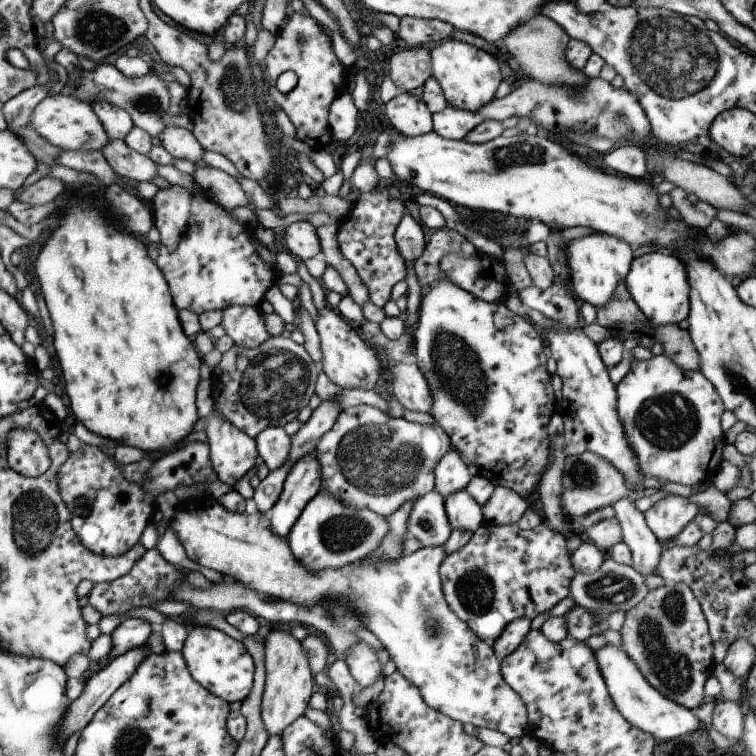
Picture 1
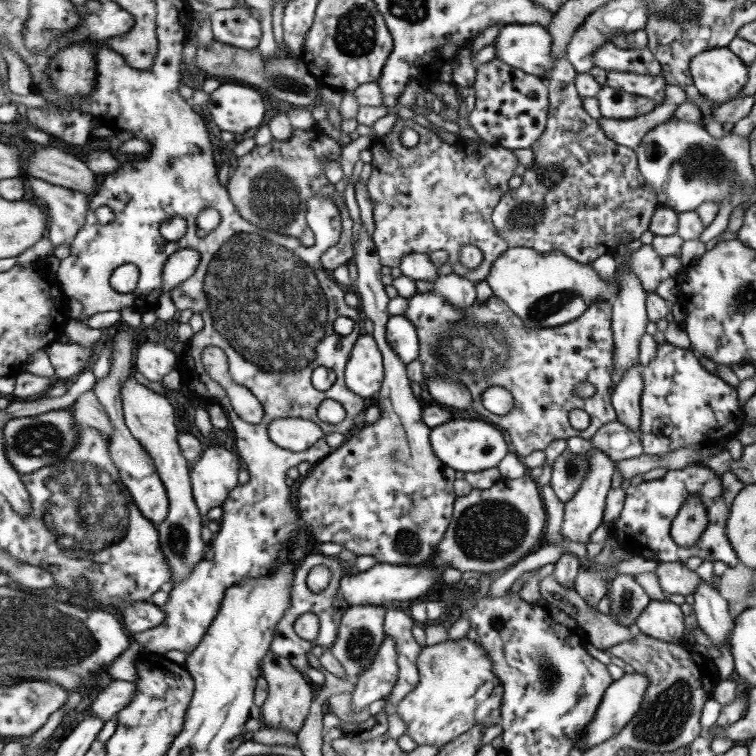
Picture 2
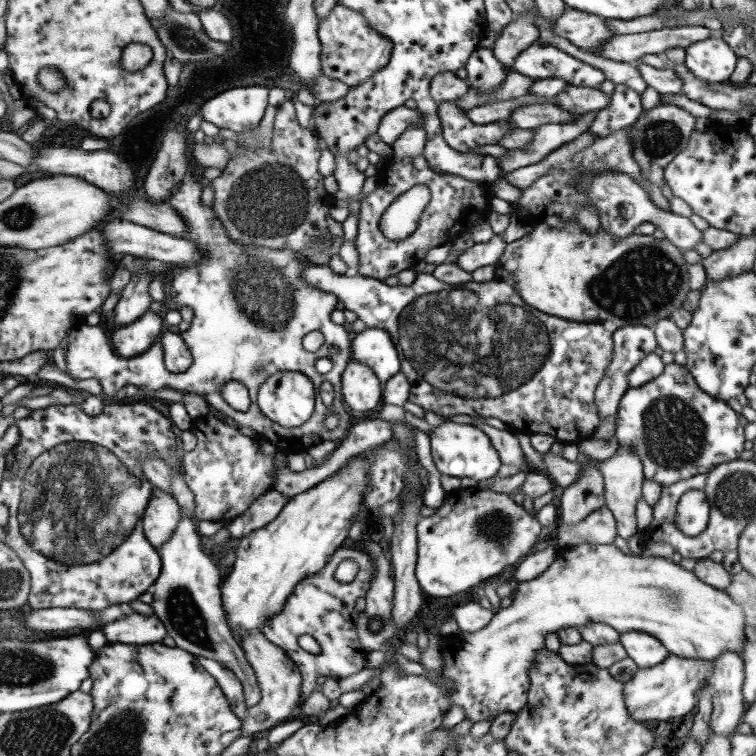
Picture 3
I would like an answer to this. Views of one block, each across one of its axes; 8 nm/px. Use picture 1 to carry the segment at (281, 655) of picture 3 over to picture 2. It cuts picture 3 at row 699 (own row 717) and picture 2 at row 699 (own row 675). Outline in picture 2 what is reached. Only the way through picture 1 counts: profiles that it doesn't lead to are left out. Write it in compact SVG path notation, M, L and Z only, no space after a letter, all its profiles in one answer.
M269 652L263 658L263 676L269 680L269 698L267 704L263 706L263 722L267 728L275 728L275 730L285 730L291 732L295 736L299 736L305 728L307 716L311 714L311 706L313 706L313 686L307 682L307 676L297 670L297 666L285 658L285 656L277 656L275 652Z

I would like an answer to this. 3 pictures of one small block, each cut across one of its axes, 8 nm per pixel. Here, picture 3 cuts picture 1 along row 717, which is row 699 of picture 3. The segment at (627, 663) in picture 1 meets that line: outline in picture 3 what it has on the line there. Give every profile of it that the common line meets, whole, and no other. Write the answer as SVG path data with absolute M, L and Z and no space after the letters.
M667 656L655 666L637 666L635 674L627 682L623 682L621 696L633 722L653 726L653 722L659 720L683 718L697 702L697 688L701 688L701 684L709 680L711 674L713 670L709 670L709 664L705 662Z

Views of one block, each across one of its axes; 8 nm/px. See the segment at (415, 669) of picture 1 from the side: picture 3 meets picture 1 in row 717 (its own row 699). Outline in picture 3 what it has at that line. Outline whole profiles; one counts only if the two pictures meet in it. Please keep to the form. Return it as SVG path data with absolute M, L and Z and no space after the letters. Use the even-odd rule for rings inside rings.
M579 544L573 550L565 552L565 556L555 558L553 564L535 580L521 582L517 592L511 594L513 602L509 608L499 608L499 612L477 632L461 632L455 638L443 642L441 646L441 668L427 668L417 660L401 658L403 670L407 674L419 676L435 684L447 698L451 706L459 706L465 712L465 720L471 724L497 718L503 712L515 714L527 702L529 692L529 678L527 668L531 666L531 656L541 650L543 634L557 632L561 628L577 628L581 630L589 622L605 622L611 628L621 632L647 632L657 638L669 656L697 660L697 662L713 662L721 652L741 654L743 644L743 626L745 614L743 606L733 604L725 592L709 588L707 584L699 582L691 572L679 568L669 558L641 558L641 556L625 556L613 544ZM443 682L453 682L455 690L449 692Z

